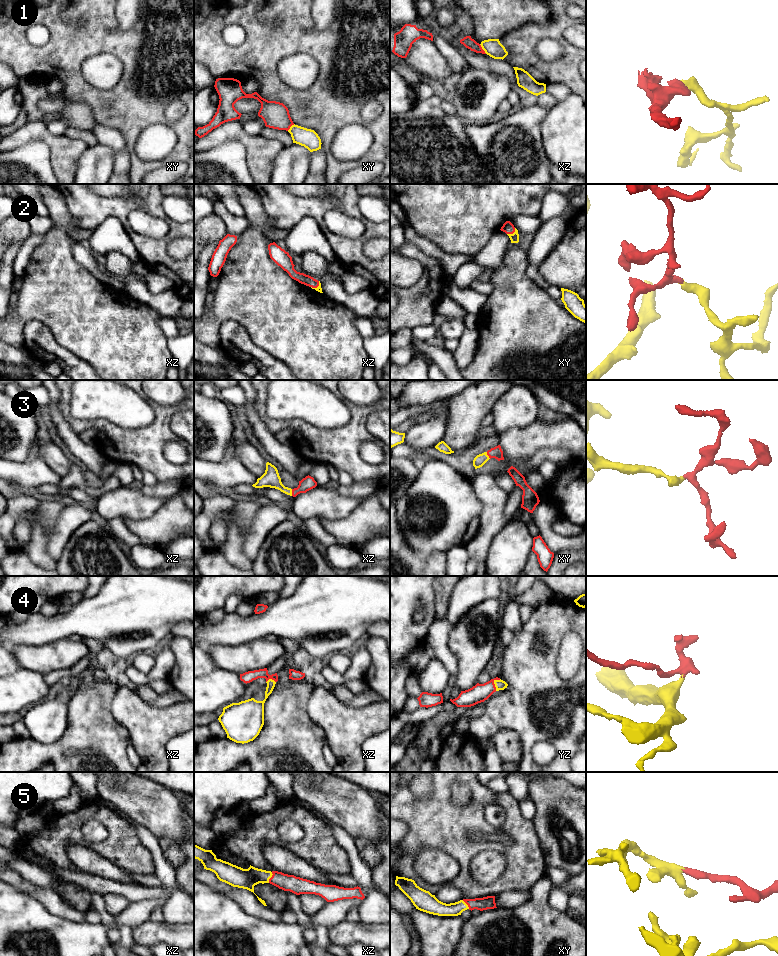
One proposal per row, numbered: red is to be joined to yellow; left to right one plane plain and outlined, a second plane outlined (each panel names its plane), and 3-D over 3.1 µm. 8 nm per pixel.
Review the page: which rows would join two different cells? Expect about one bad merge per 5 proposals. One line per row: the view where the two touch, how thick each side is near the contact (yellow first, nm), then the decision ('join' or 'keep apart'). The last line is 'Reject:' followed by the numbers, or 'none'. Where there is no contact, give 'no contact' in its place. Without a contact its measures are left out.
1: meets yellow in xz; 140 nm thick on the yellow side, 90 nm on the other; keep apart
2: meets yellow in xy; 70 nm thick on the yellow side, 90 nm on the other; join
3: meets yellow in xz; 140 nm thick on the yellow side, 110 nm on the other; join
4: meets yellow in yz; 80 nm thick on the yellow side, 150 nm on the other; join
5: meets yellow in xz; 160 nm thick on the yellow side, 140 nm on the other; join
Reject: 1

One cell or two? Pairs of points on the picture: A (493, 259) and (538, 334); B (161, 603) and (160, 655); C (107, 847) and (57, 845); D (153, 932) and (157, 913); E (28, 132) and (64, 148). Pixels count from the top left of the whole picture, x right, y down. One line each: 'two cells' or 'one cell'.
A: two cells
B: two cells
C: one cell
D: two cells
E: one cell

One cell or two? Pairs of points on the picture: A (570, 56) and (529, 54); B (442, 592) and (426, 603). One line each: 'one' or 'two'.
A: one
B: two

